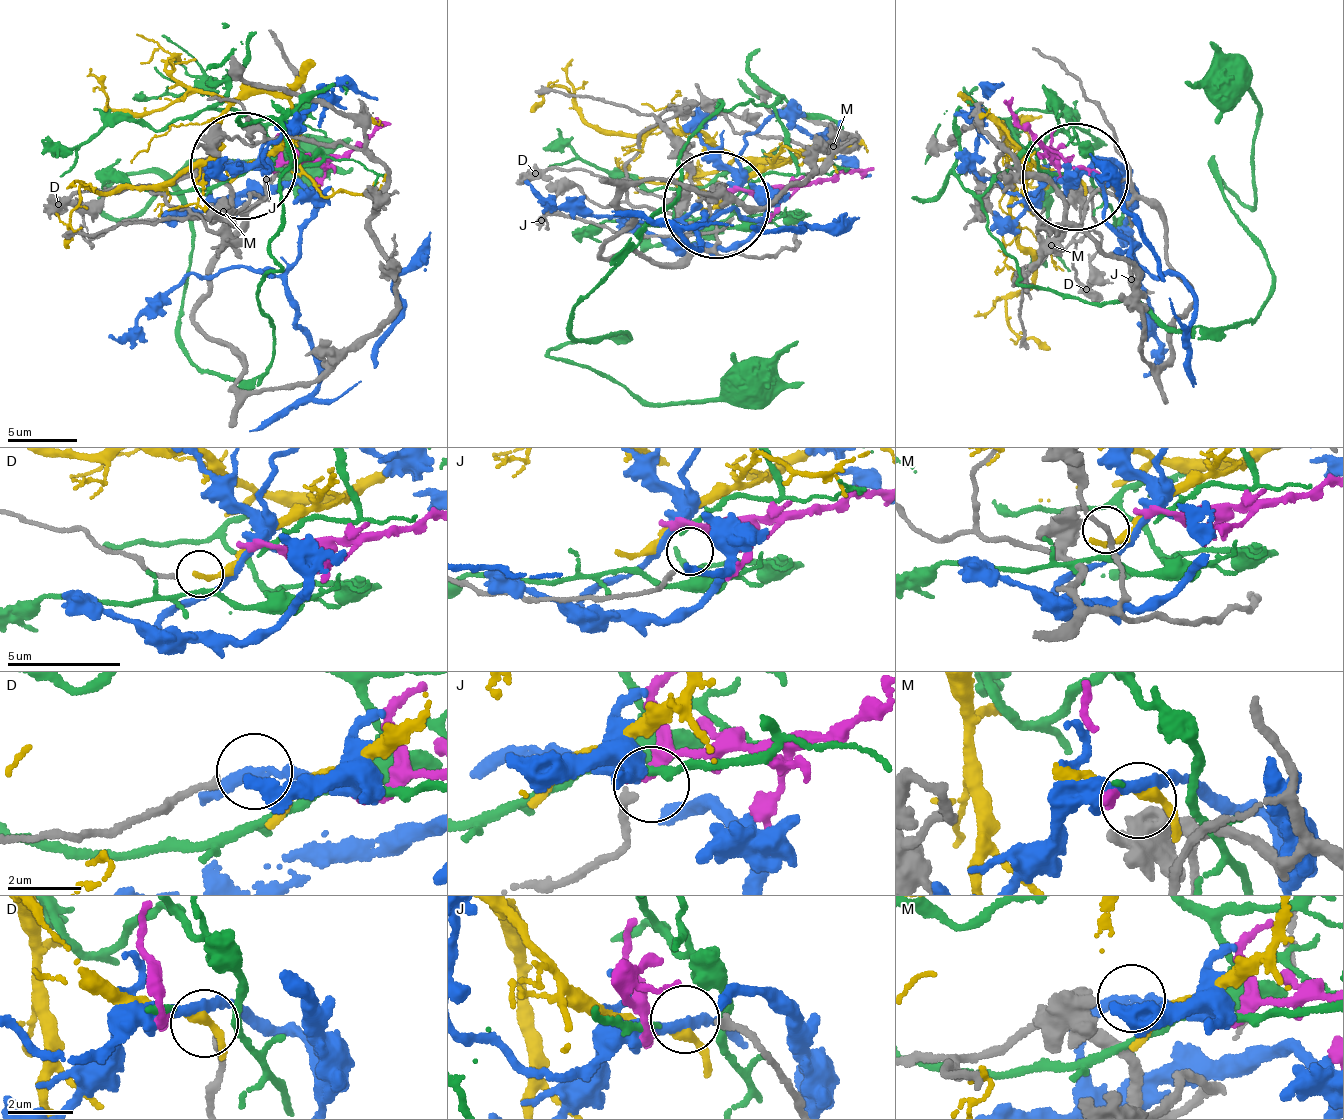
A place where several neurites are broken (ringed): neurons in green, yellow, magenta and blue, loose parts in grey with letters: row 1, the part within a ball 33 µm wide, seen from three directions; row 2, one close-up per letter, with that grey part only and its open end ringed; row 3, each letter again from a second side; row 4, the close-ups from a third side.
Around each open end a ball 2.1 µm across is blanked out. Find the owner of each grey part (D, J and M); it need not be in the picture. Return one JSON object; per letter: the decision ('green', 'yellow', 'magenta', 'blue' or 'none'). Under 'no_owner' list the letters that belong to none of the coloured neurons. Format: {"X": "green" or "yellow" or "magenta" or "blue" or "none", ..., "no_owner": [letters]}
{"D": "none", "J": "green", "M": "none", "no_owner": ["D", "M"]}

